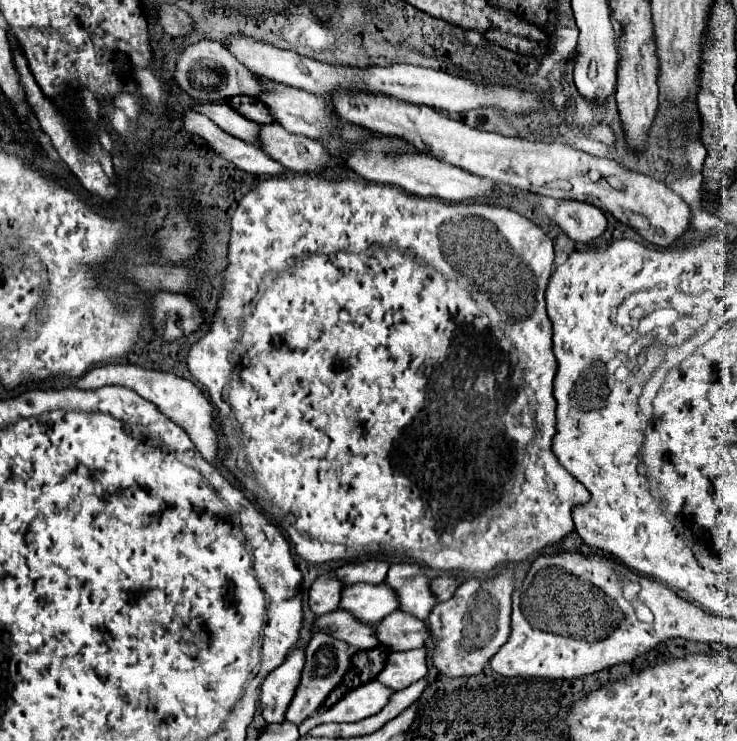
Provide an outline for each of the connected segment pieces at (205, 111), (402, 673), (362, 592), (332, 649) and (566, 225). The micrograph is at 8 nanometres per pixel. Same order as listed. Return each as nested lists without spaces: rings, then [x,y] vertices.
[[[193,102],[191,110],[207,116],[209,120],[213,120],[223,132],[237,136],[249,144],[259,144],[257,138],[257,124],[249,122],[247,118],[243,118],[241,114],[237,114],[233,108],[229,108],[227,104],[215,104],[215,102]]]
[[[425,648],[401,652],[401,654],[389,654],[387,664],[377,676],[377,680],[395,692],[403,690],[427,674],[425,656],[427,656]]]
[[[383,582],[381,586],[345,586],[341,590],[339,608],[353,614],[359,622],[373,626],[397,610],[395,600]]]
[[[313,634],[313,640],[305,648],[305,668],[301,672],[301,680],[295,690],[295,696],[285,712],[285,720],[293,724],[301,724],[305,718],[309,718],[325,702],[329,692],[343,680],[345,672],[351,666],[351,656],[355,652],[357,650],[353,650],[351,646],[345,646],[345,642],[337,642],[327,634]]]
[[[559,200],[555,222],[571,240],[585,244],[601,236],[607,226],[607,218],[601,208],[579,200]]]

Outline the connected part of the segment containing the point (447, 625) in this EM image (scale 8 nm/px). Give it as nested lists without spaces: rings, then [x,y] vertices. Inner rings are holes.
[[[505,566],[505,570],[501,570],[491,580],[475,580],[475,578],[465,580],[449,602],[441,602],[431,610],[427,622],[429,622],[429,630],[431,630],[431,640],[435,644],[433,666],[439,670],[439,674],[443,674],[447,678],[467,678],[467,676],[477,676],[485,670],[489,660],[497,654],[497,650],[509,638],[511,592],[513,592],[513,568]]]

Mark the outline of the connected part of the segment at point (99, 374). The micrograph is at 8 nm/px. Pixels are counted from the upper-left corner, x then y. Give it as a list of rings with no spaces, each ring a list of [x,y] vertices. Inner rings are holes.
[[[105,364],[105,366],[89,370],[83,378],[79,378],[75,382],[75,386],[83,388],[83,390],[101,388],[105,384],[119,384],[119,386],[131,388],[141,398],[153,402],[165,416],[169,416],[175,424],[179,424],[189,434],[189,438],[193,440],[193,444],[197,446],[197,450],[203,454],[203,458],[207,462],[211,462],[211,464],[217,462],[217,432],[213,430],[213,418],[211,418],[213,406],[193,382],[189,382],[185,378],[179,378],[175,374],[145,370],[145,368],[135,366],[135,364],[117,364],[117,366]]]

